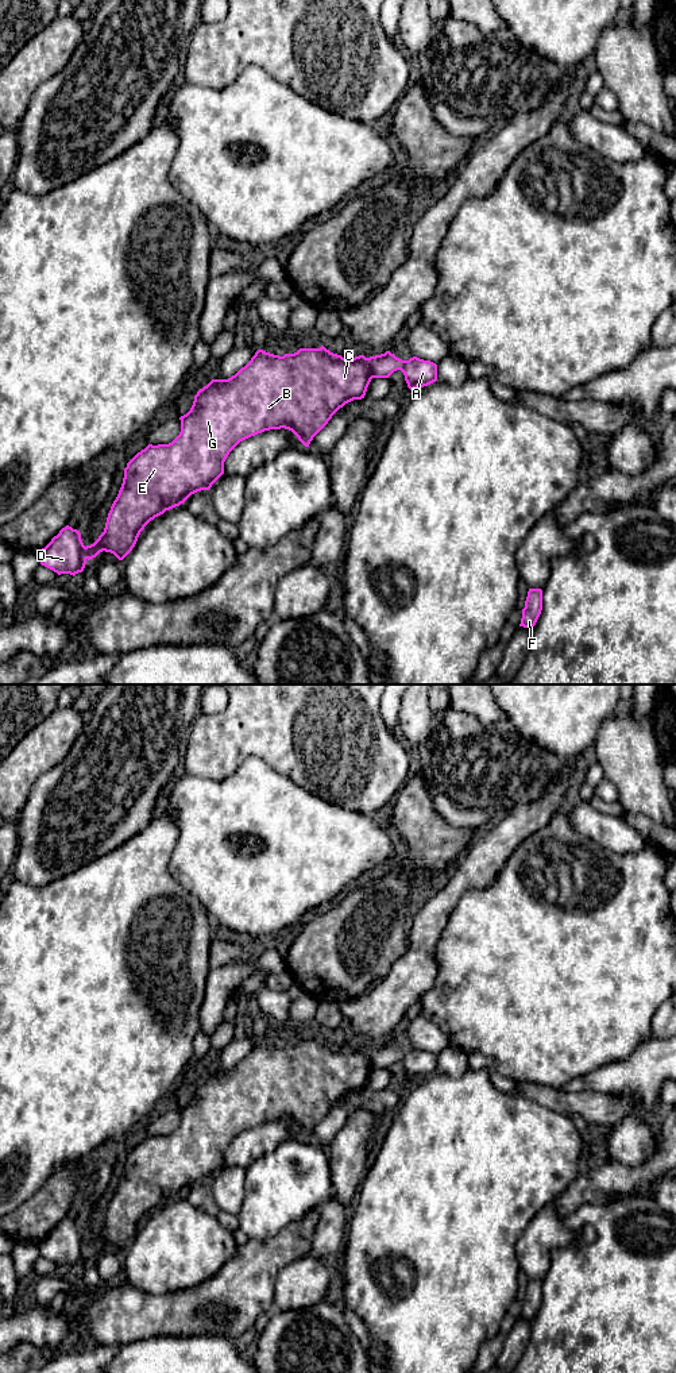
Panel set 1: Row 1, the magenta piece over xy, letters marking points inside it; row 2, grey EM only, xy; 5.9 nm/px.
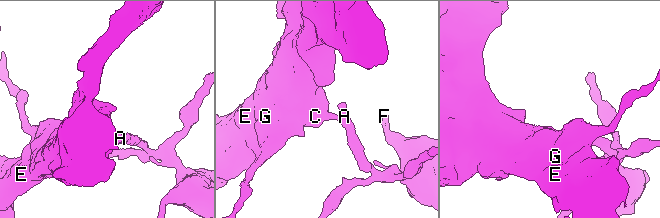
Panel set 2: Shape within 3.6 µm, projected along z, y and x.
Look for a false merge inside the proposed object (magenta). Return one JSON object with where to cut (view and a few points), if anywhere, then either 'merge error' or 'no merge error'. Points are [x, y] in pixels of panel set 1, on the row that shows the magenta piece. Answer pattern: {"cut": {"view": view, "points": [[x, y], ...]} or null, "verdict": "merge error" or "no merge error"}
{"cut": {"view": "xy", "points": [[367, 358], [373, 377]]}, "verdict": "merge error"}

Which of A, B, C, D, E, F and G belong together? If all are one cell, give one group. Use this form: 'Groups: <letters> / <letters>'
Groups: A D F / B C E G

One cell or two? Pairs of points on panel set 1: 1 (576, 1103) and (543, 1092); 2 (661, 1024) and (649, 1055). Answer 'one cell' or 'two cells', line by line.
1: one cell
2: two cells

